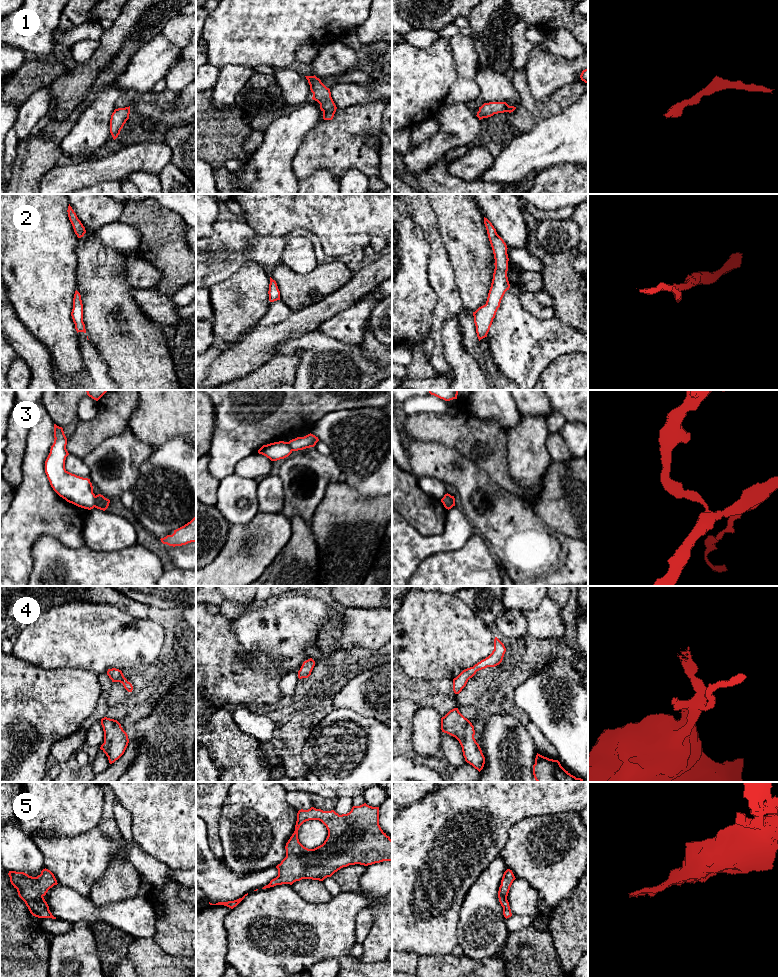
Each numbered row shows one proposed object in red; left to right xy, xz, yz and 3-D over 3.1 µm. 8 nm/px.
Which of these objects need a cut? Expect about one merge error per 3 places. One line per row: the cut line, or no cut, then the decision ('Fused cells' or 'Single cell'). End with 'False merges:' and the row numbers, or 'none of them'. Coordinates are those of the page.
1: No split. Single cell
2: No split. Single cell
3: Split along xy (96, 496), (94, 506). Fused cells
4: No split. Single cell
5: No split. Single cell
False merges: 3

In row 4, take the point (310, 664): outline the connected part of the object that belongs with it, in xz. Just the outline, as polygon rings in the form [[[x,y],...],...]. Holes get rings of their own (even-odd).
[[[310,658],[303,662],[300,670],[298,671],[298,678],[308,678],[311,675],[311,672],[315,666],[315,661]]]

